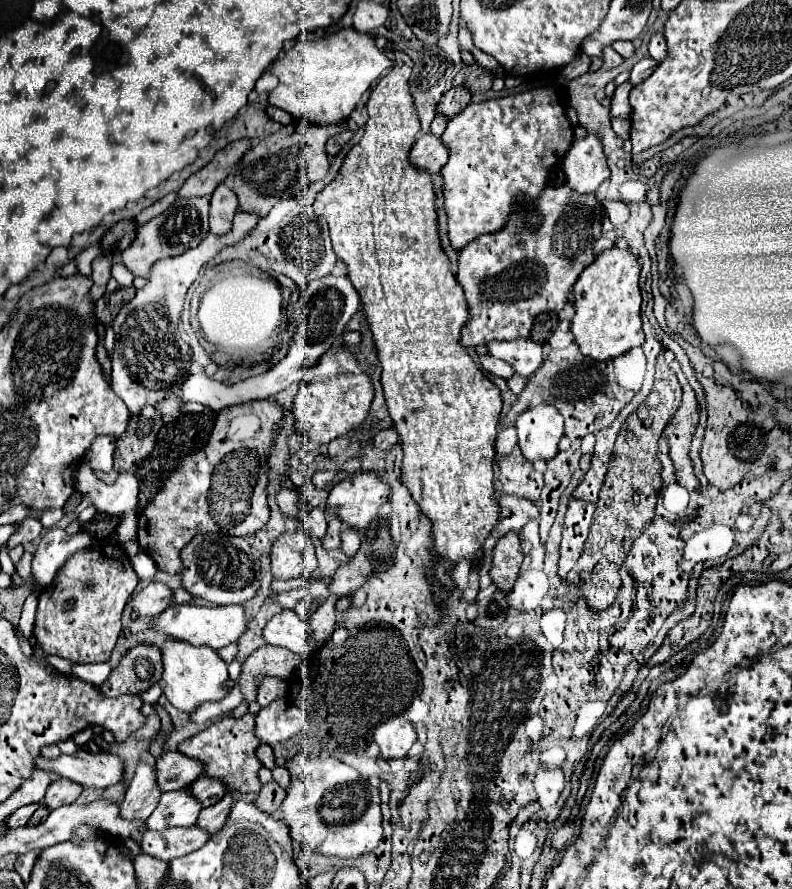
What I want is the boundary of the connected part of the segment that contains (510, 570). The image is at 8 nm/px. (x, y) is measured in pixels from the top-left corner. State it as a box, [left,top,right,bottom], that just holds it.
[491,532,525,592]

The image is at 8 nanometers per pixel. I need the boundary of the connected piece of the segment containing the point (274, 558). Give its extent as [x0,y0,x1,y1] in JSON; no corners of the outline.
[271,530,307,580]

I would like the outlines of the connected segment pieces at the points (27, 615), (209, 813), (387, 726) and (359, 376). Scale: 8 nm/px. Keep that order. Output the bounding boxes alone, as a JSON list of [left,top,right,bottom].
[[19,592,37,636],[199,792,235,834],[375,716,417,760],[293,344,375,444]]

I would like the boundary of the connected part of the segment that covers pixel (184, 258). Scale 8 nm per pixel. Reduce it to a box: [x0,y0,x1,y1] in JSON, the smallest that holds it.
[111,210,259,416]

